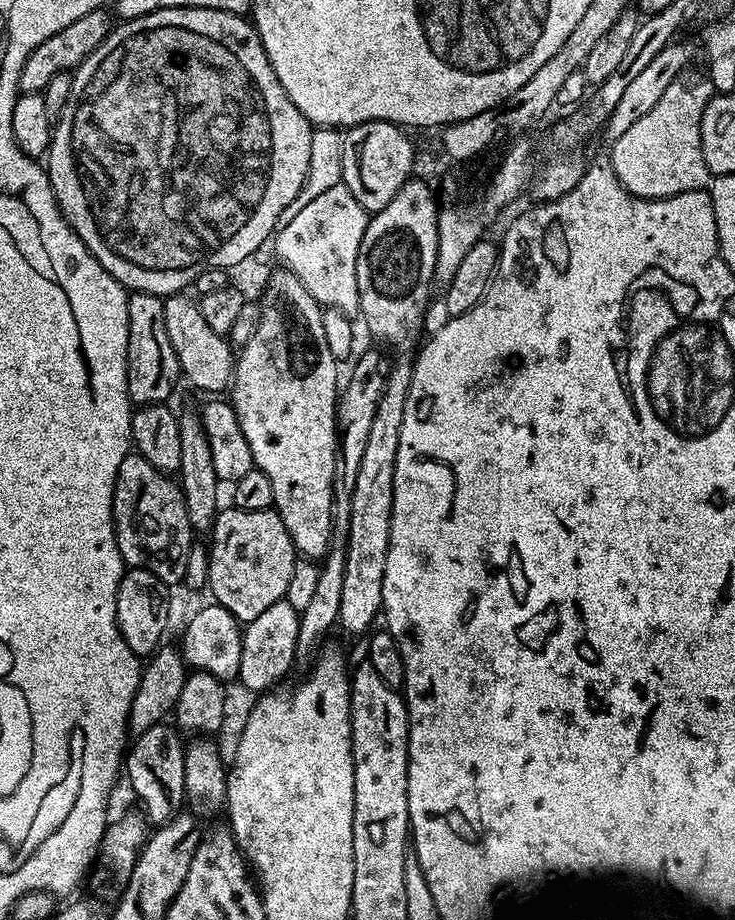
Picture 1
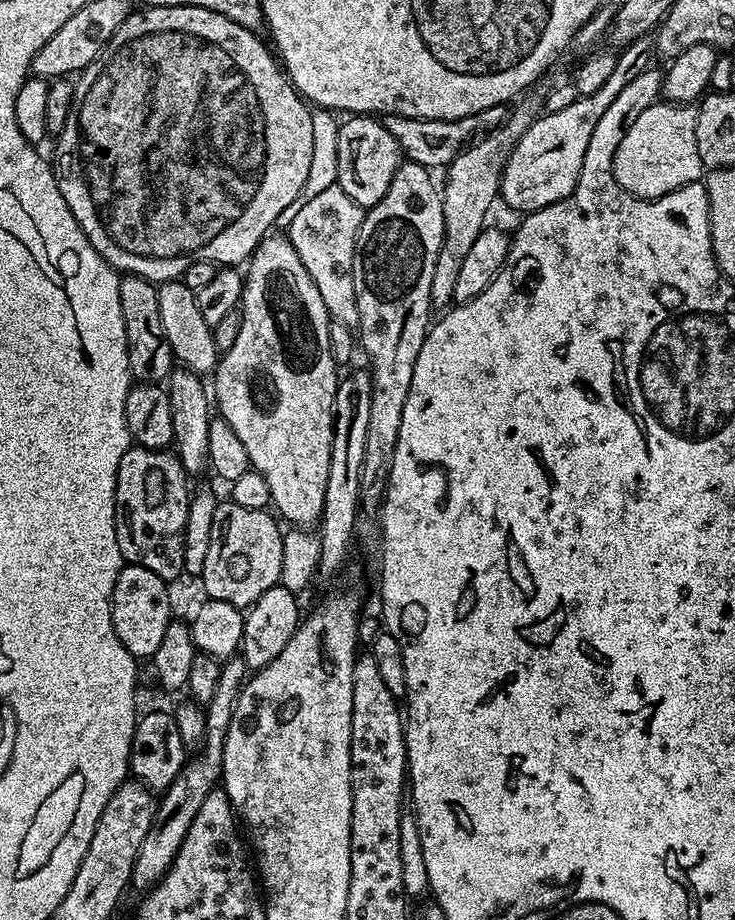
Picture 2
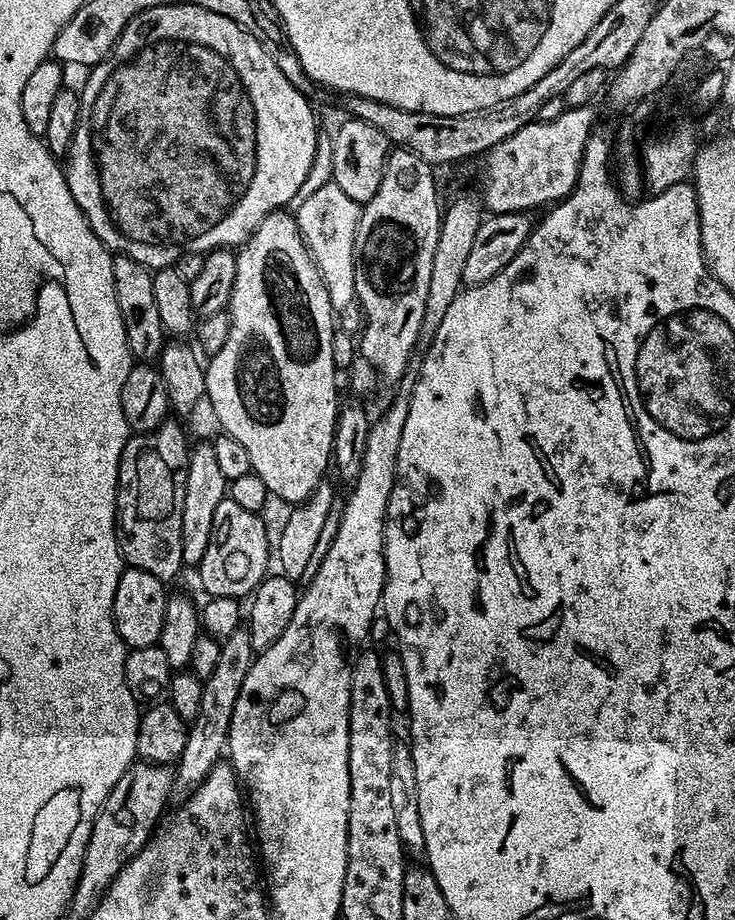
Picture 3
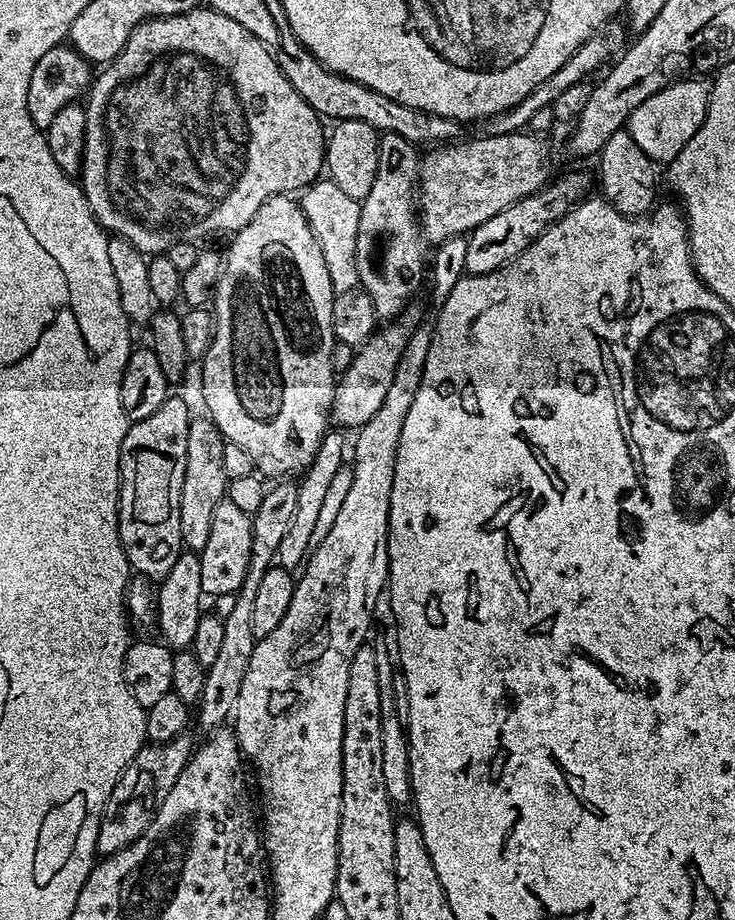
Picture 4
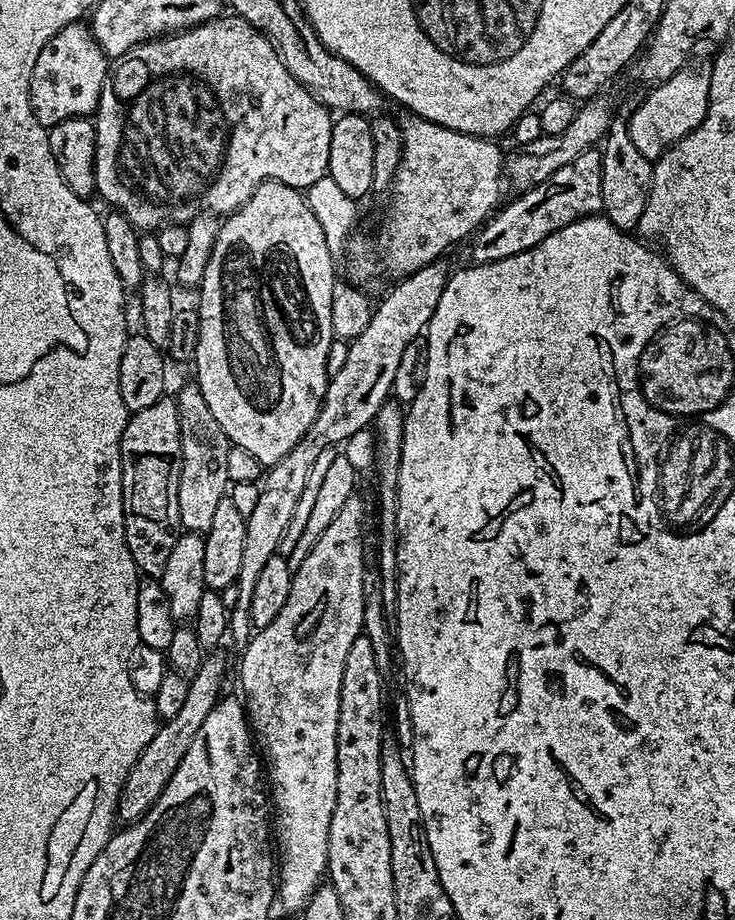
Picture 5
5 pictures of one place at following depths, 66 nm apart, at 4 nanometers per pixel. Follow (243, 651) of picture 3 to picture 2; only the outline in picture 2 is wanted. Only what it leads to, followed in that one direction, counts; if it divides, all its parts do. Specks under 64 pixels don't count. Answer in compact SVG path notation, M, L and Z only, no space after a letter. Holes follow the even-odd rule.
M239 654L223 661L218 686L214 686L214 694L204 708L206 734L204 743L200 745L198 754L196 754L200 756L194 757L193 760L191 757L178 774L178 778L174 778L171 786L159 797L156 805L156 817L136 855L131 887L137 888L140 894L155 888L160 883L160 879L168 873L169 866L174 862L174 858L190 830L190 822L194 822L194 814L198 814L202 802L206 802L206 798L221 783L220 767L224 757L226 730L232 725L236 697L240 695L240 689L243 688L249 672L250 669L244 665L243 656Z

